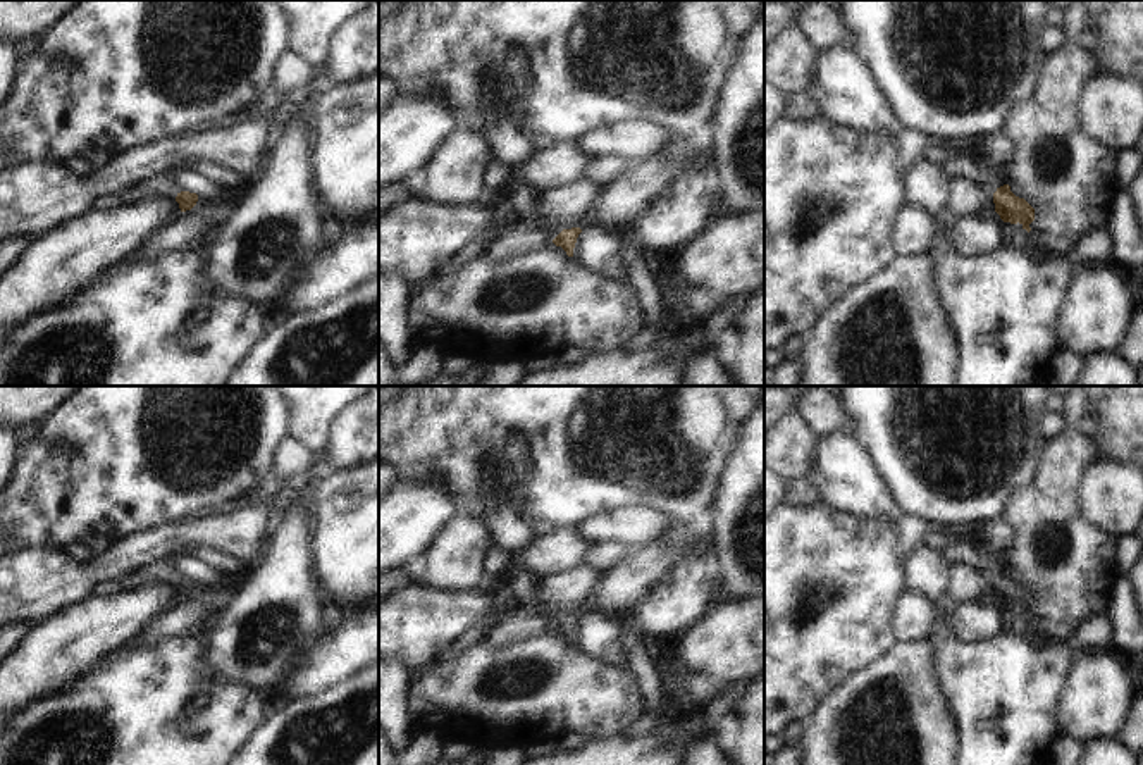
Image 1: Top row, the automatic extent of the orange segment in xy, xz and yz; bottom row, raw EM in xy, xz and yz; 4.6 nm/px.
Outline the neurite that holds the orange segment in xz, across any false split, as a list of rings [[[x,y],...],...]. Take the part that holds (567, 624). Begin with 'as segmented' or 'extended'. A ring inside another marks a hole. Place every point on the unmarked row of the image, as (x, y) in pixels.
extended | [[[515,560],[510,570],[510,601],[518,605],[527,615],[549,622],[556,632],[561,632],[568,643],[573,643],[573,634],[582,615],[546,606],[539,596],[539,586],[541,575],[527,570]]]

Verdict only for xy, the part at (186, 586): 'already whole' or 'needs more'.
needs more

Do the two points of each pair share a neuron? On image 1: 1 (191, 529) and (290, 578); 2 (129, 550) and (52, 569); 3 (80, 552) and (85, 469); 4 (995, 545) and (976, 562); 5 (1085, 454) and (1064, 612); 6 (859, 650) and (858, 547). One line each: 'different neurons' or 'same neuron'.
1: different neurons
2: same neuron
3: different neurons
4: different neurons
5: same neuron
6: same neuron

